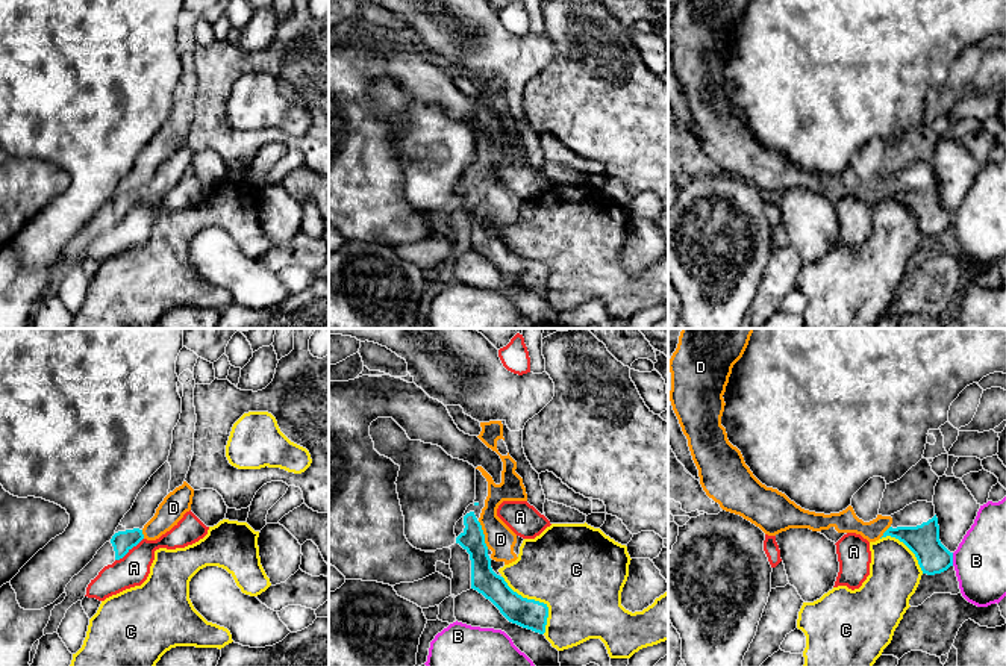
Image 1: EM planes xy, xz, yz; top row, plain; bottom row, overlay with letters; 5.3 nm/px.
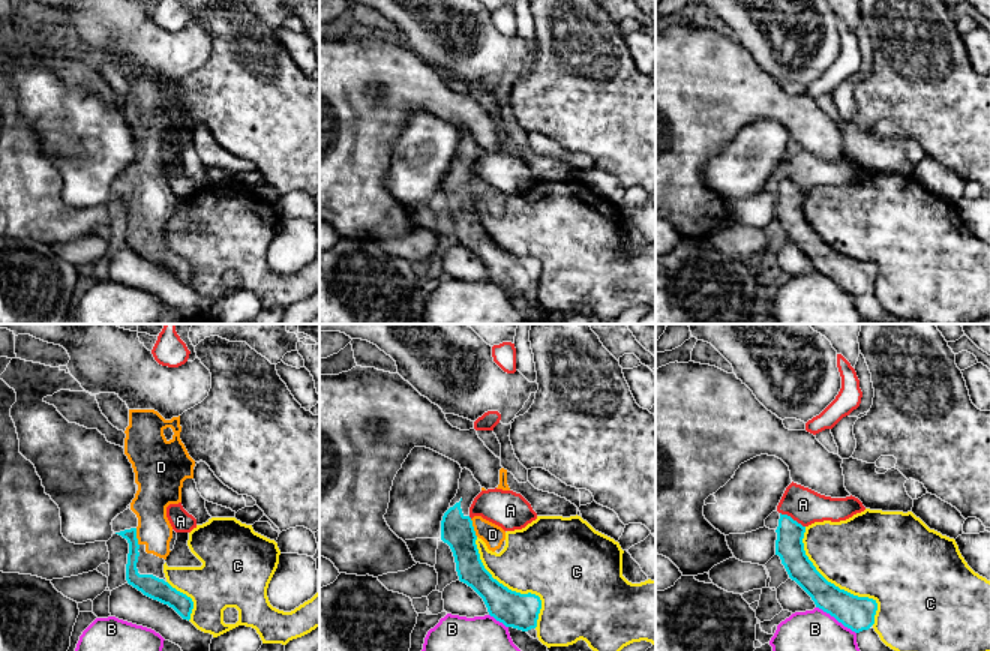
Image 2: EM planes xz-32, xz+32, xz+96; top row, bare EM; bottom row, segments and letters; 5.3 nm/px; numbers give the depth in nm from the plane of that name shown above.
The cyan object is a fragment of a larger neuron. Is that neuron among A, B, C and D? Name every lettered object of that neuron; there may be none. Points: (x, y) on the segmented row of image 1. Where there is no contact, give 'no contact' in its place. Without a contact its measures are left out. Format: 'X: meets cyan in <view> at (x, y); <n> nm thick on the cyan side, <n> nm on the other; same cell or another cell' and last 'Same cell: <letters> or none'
A: meets cyan in xy at (129, 548); 110 nm thick on the cyan side, 170 nm on the other; another cell
B: meets cyan in yz at (952, 559); 170 nm thick on the cyan side, 280 nm on the other; another cell
C: meets cyan in xz at (537, 601); 160 nm thick on the cyan side, 460 nm on the other; another cell
D: meets cyan in xz at (484, 535); 140 nm thick on the cyan side, 160 nm on the other; same cell
Same cell: D

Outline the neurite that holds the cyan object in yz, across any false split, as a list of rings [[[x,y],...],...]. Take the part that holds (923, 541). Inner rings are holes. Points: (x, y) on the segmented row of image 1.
[[[936,515],[917,527],[889,527],[882,537],[886,536],[898,539],[915,554],[923,574],[935,575],[953,566],[953,552],[939,540]]]

